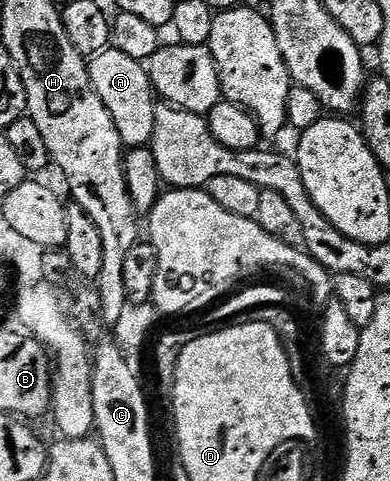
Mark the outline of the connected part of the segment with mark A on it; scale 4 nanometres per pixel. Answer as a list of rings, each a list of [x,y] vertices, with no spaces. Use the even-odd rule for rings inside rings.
[[[110,46],[100,55],[90,56],[89,70],[93,89],[97,97],[101,97],[105,109],[109,109],[109,117],[113,117],[113,125],[117,125],[117,133],[124,148],[146,148],[153,137],[153,121],[157,106],[155,86],[151,83],[146,66],[117,50],[115,46]]]

